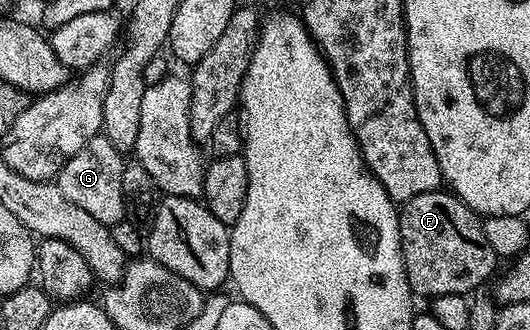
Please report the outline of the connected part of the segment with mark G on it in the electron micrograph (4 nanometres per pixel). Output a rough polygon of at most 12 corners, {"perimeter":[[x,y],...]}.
{"perimeter":[[98,134],[55,177],[91,218],[126,219],[126,161]]}

